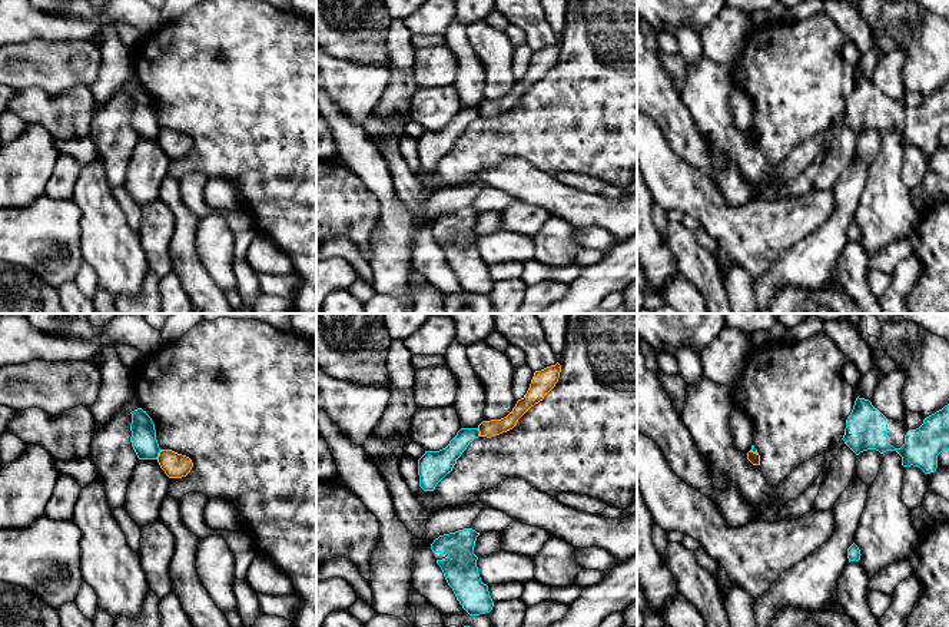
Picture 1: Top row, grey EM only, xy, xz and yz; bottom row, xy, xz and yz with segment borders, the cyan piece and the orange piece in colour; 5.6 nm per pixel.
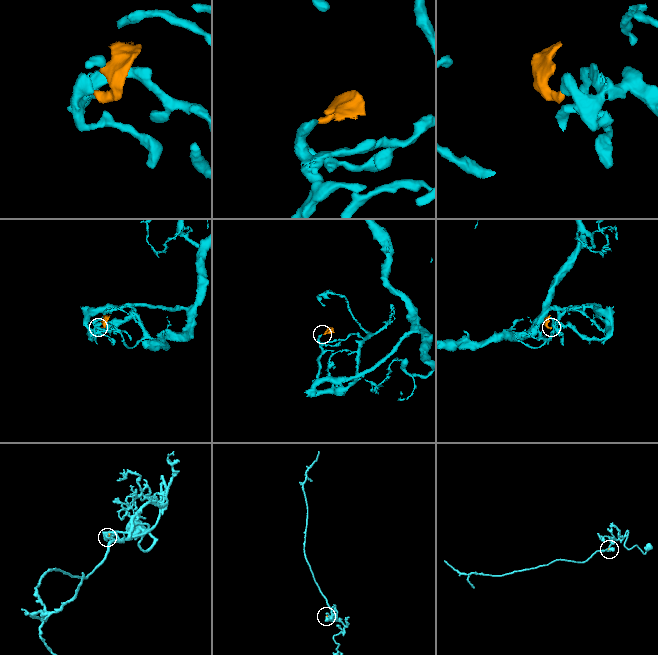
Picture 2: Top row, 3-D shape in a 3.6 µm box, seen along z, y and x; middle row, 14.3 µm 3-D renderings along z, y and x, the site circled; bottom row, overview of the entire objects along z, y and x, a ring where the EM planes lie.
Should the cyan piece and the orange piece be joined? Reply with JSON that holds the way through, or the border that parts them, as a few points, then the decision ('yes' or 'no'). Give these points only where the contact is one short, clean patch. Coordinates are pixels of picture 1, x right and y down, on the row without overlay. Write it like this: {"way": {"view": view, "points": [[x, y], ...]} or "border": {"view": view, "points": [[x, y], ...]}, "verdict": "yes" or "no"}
{"border": {"view": "xy", "points": [[161, 129], [156, 138]]}, "verdict": "no"}

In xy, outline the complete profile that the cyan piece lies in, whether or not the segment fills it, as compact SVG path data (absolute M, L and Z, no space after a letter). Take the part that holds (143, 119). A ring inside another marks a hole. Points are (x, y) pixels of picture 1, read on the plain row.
M137 87L130 92L130 122L139 139L157 139L160 127L156 119L156 109L152 97Z

